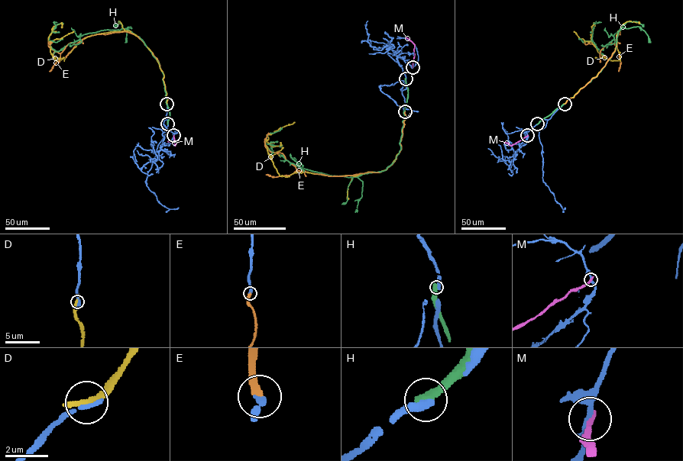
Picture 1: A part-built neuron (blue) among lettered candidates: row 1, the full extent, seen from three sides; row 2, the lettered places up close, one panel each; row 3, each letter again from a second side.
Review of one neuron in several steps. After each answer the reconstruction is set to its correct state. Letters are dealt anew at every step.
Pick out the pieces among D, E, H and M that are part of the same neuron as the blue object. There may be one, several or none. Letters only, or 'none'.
E

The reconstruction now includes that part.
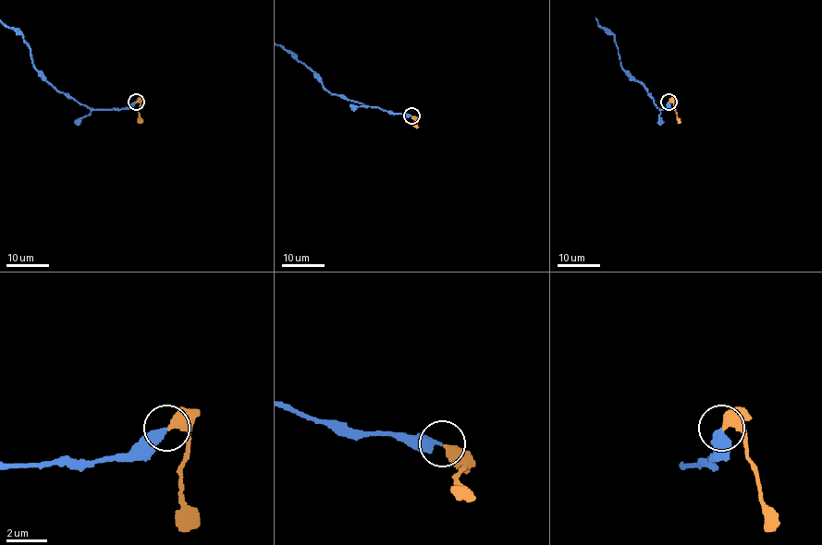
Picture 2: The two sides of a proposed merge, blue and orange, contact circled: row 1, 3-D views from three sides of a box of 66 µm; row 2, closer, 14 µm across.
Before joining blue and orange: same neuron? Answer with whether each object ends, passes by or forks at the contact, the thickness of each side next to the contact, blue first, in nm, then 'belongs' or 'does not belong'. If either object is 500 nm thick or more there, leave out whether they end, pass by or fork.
blue ends there; orange ends there; 360 nm thick on the blue side, 440 nm on the other; belongs

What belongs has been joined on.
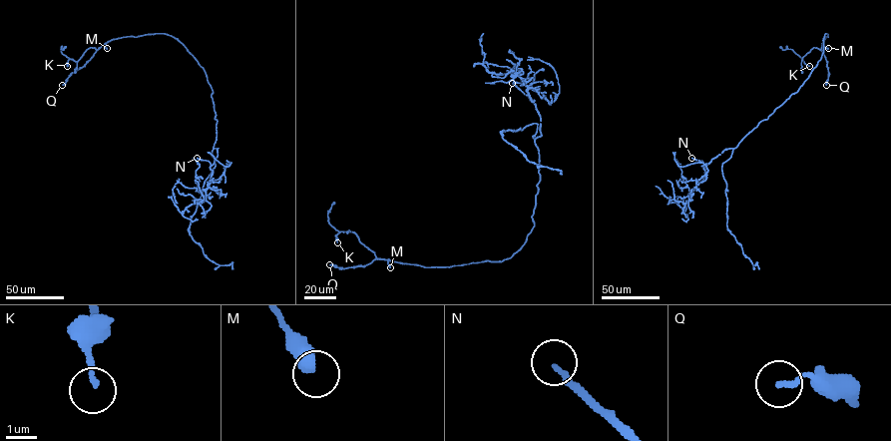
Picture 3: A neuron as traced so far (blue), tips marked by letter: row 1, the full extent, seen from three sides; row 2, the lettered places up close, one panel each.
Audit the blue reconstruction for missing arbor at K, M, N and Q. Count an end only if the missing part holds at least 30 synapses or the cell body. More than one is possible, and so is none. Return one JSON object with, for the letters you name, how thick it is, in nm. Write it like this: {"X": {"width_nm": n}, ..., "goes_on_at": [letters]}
{"N": {"width_nm": 200}, "goes_on_at": ["N"]}

